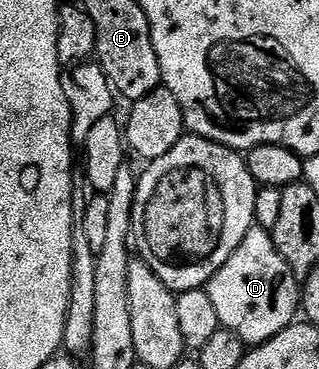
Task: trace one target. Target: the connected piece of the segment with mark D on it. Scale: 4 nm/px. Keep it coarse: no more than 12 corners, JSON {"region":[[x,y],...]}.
{"region":[[254,228],[207,287],[222,330],[262,346],[294,325],[298,275]]}

